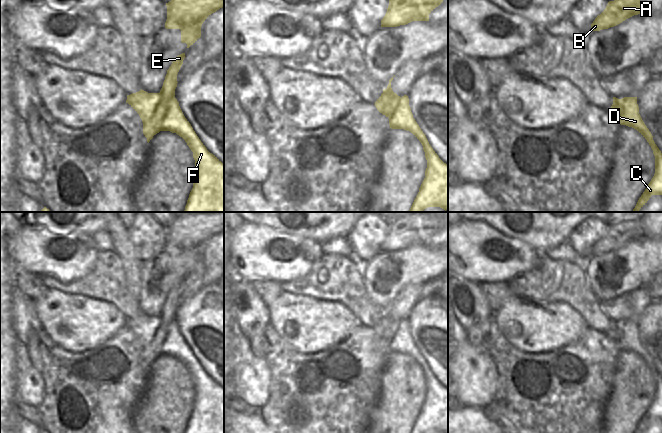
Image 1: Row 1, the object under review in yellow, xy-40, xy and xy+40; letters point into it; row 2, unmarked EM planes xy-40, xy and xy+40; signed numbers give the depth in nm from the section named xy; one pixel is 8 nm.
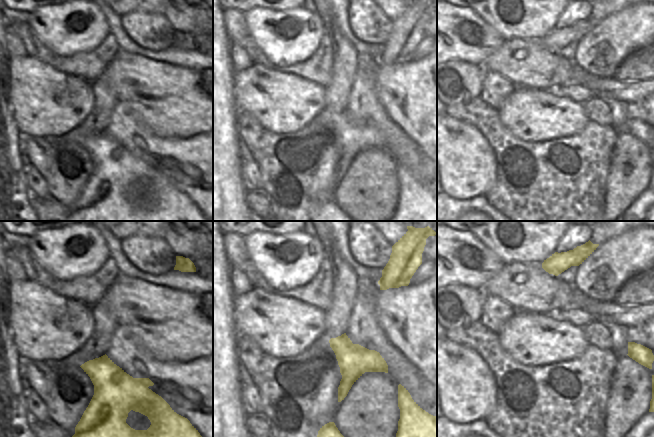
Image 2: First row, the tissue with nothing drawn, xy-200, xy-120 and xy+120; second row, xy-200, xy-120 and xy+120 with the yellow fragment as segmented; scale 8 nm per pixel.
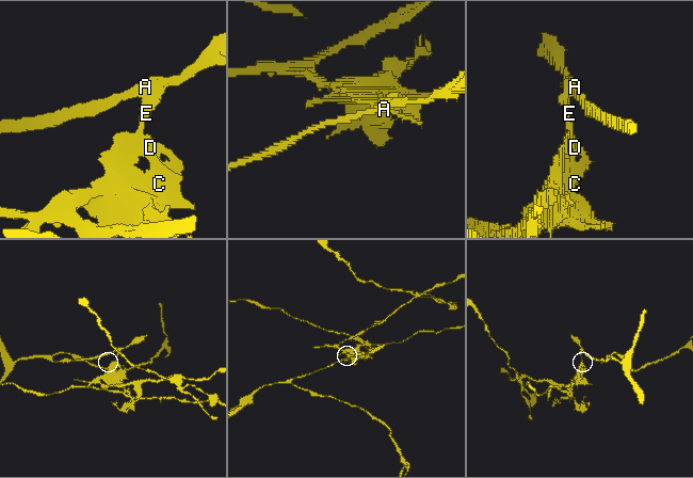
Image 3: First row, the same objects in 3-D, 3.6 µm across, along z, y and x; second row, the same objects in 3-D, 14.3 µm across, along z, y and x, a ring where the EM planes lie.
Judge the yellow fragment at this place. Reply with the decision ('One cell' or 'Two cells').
Two cells

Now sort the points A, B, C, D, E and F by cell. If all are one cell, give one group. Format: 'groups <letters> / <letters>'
groups A B E / C D F

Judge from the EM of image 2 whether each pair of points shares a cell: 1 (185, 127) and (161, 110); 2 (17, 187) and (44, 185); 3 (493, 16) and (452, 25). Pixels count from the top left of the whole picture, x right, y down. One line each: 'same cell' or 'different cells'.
1: same cell
2: different cells
3: different cells

